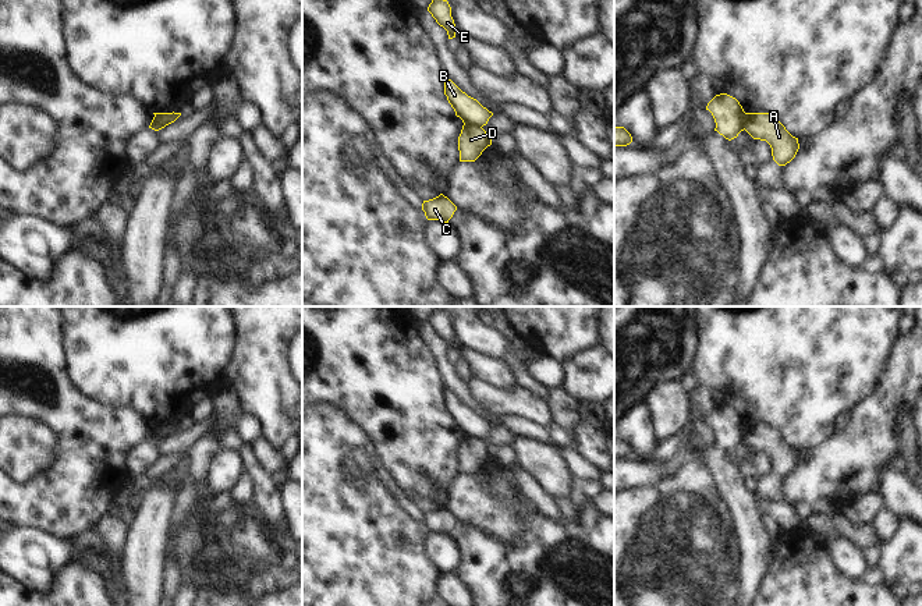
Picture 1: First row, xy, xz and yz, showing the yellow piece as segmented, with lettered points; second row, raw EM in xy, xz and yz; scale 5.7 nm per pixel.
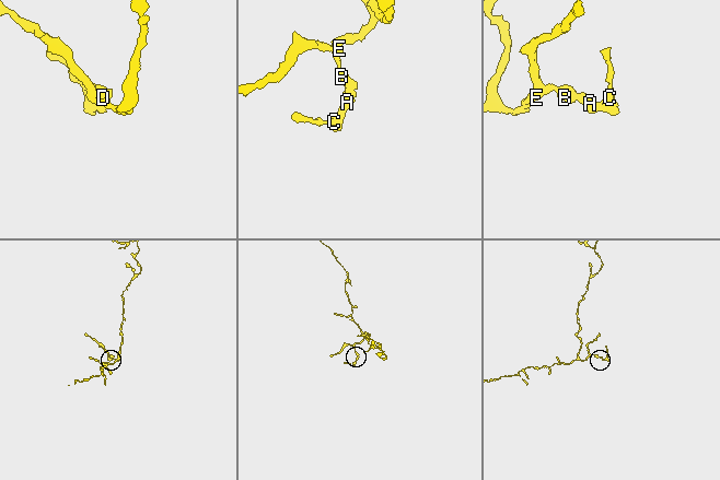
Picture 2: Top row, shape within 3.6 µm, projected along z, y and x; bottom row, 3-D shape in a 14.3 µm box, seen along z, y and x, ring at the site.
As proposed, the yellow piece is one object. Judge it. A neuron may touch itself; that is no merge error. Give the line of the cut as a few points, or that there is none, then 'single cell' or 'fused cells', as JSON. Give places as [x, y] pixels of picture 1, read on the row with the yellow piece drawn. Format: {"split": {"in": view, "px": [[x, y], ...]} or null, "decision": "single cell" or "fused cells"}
{"split": {"in": "xz", "px": [[464, 123], [481, 128]]}, "decision": "fused cells"}

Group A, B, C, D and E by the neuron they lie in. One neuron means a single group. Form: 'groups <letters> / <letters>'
groups A C D / B E

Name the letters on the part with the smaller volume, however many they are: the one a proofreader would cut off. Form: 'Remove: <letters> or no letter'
Remove: A, C, D

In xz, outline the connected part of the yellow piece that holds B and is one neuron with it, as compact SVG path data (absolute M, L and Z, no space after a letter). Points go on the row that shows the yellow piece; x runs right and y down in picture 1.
M444 77L444 95L448 103L455 111L455 116L462 120L464 124L476 125L482 128L487 124L493 116L486 107L483 107L476 99L462 92L451 79Z

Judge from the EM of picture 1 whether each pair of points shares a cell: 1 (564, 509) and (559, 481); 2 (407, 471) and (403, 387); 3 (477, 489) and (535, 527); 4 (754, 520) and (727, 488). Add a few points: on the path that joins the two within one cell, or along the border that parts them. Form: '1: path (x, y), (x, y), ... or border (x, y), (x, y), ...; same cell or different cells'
1: border (552, 496), (568, 498); different cells
2: path (407, 450), (407, 422), (403, 408); same cell
3: border (535, 510), (510, 544), (500, 542); different cells
4: path (745, 511), (736, 496); same cell

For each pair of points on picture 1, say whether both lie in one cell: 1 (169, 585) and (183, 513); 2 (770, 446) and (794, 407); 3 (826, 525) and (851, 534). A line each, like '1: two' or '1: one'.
1: one
2: two
3: one

